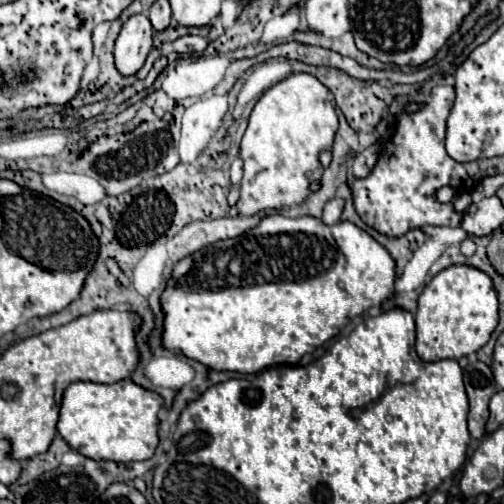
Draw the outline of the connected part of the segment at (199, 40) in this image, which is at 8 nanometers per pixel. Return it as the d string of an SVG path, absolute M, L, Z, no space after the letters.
M186 35L186 37L180 37L174 41L174 51L176 53L202 53L208 45L208 39L204 37L194 37L194 35Z

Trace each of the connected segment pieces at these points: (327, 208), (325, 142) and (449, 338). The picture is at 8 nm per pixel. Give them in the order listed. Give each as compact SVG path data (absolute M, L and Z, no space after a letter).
M330 199L326 205L324 205L324 213L322 213L322 221L326 225L334 225L340 221L340 215L342 215L342 207L344 207L344 199Z
M294 73L274 87L270 87L254 105L248 127L240 141L240 159L244 161L244 177L240 183L240 197L236 208L240 215L253 216L266 209L294 207L306 201L312 181L320 181L324 167L318 161L320 151L332 149L334 135L338 131L338 117L328 101L328 89L308 73Z
M452 265L440 271L424 287L414 321L416 353L422 361L460 359L462 355L476 353L488 343L498 323L498 299L490 277L466 265Z

